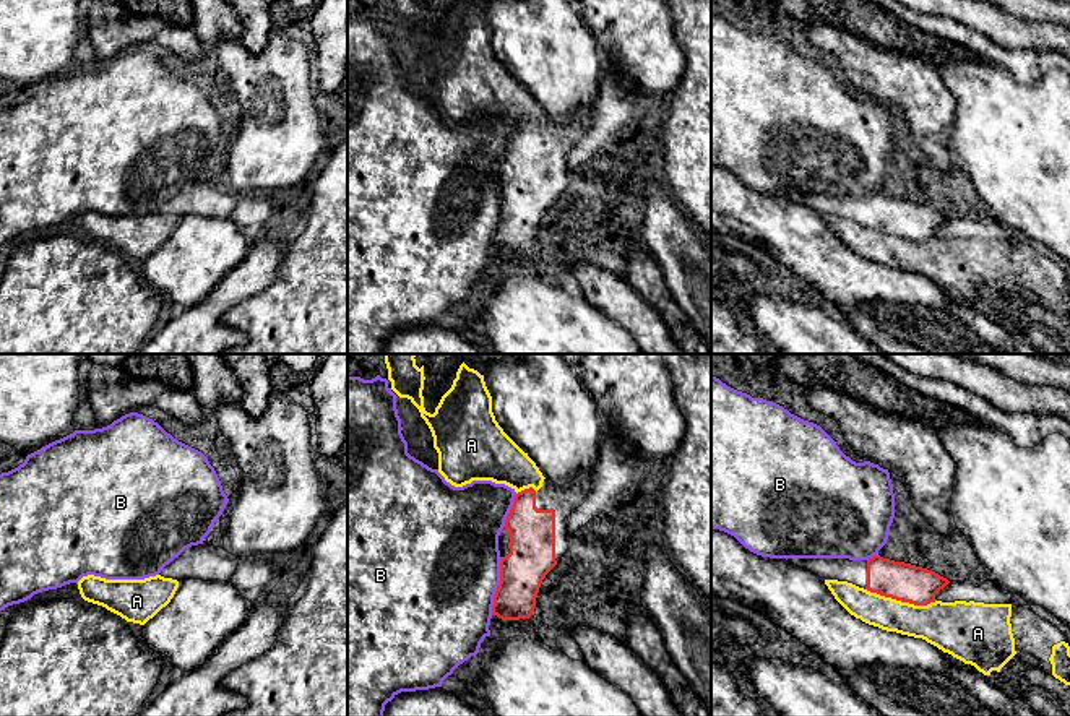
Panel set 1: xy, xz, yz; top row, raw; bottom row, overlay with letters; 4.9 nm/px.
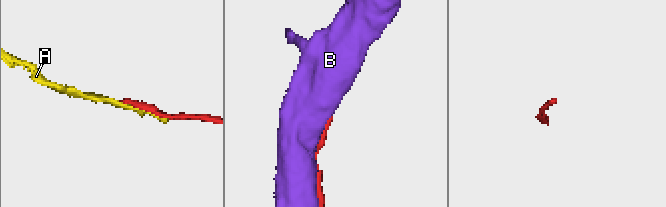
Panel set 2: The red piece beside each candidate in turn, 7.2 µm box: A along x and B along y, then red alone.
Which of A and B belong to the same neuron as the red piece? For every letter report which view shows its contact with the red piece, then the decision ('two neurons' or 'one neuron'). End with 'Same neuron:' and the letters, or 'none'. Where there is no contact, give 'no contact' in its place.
A: yz | two neurons
B: xz | two neurons
Same neuron: none

